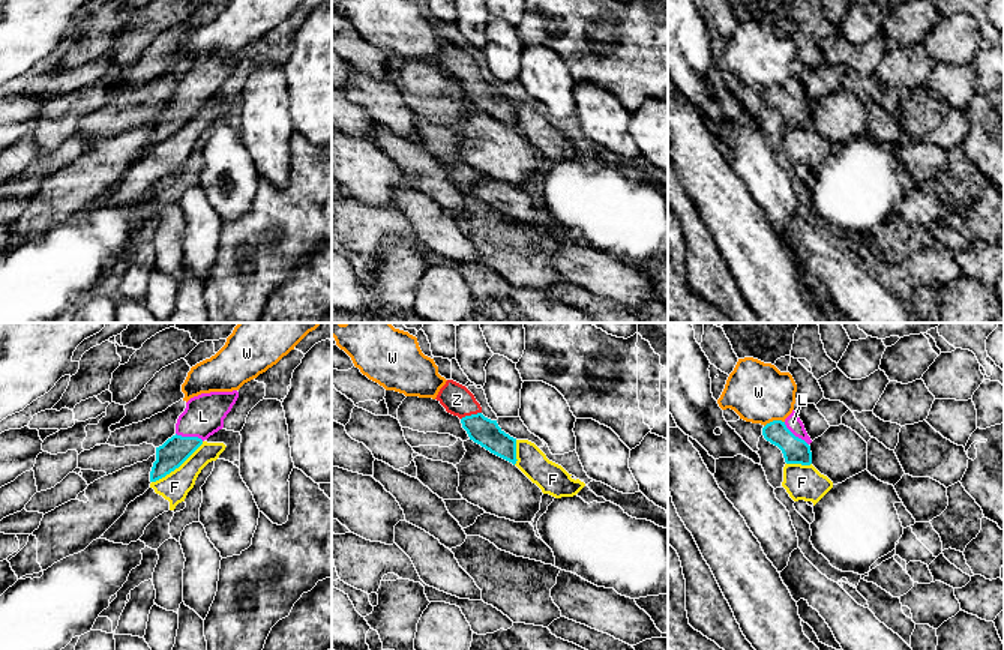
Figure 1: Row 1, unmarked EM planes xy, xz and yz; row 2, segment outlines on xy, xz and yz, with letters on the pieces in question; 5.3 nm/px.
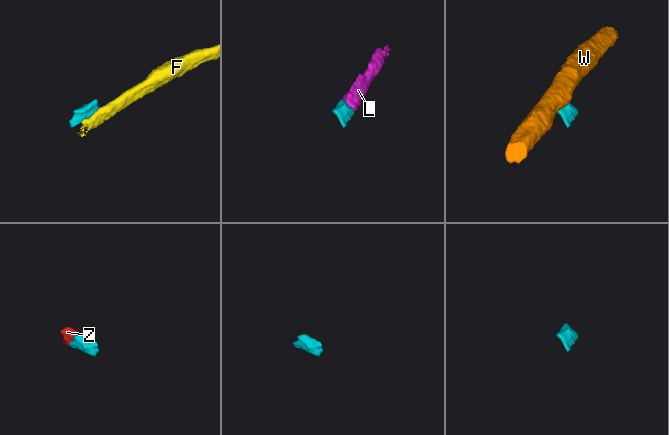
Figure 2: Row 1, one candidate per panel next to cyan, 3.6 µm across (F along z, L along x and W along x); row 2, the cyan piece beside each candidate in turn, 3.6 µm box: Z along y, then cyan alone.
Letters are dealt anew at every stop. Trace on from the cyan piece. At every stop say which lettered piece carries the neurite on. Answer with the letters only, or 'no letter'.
L, Z

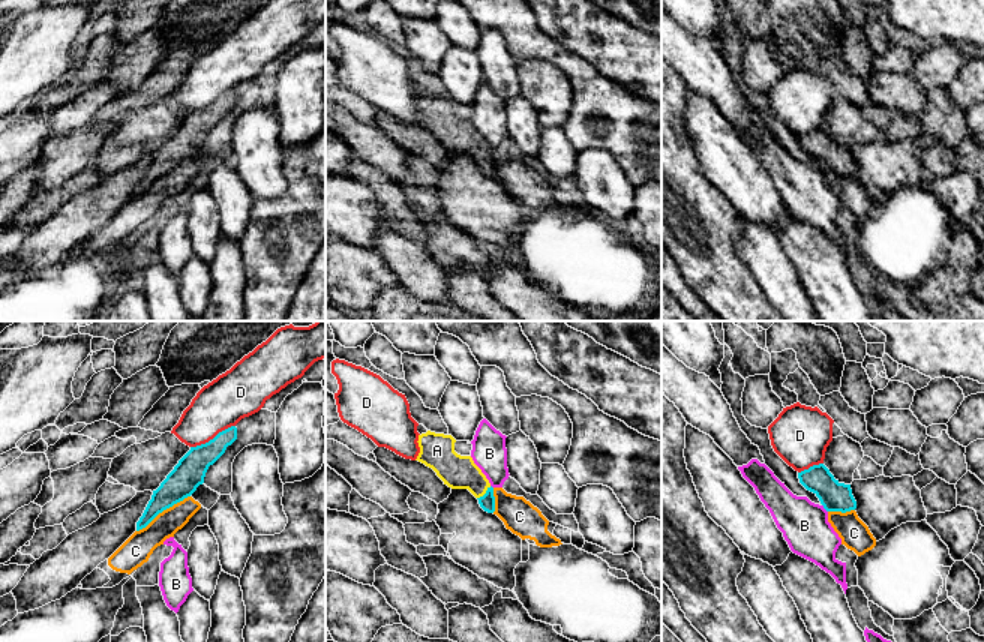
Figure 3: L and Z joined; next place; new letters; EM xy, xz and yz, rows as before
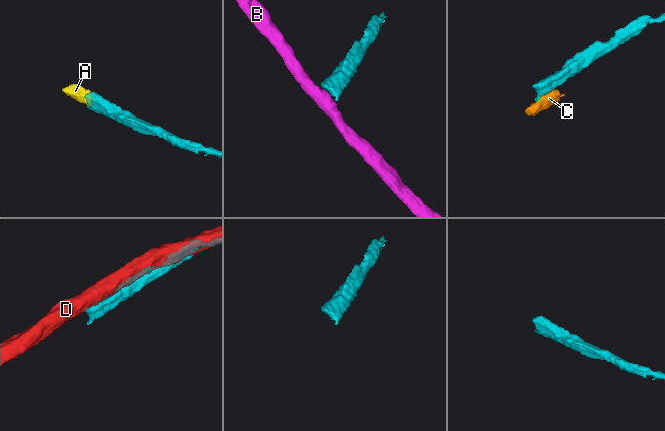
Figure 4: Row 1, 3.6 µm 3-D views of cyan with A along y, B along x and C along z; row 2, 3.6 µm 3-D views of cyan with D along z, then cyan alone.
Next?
A

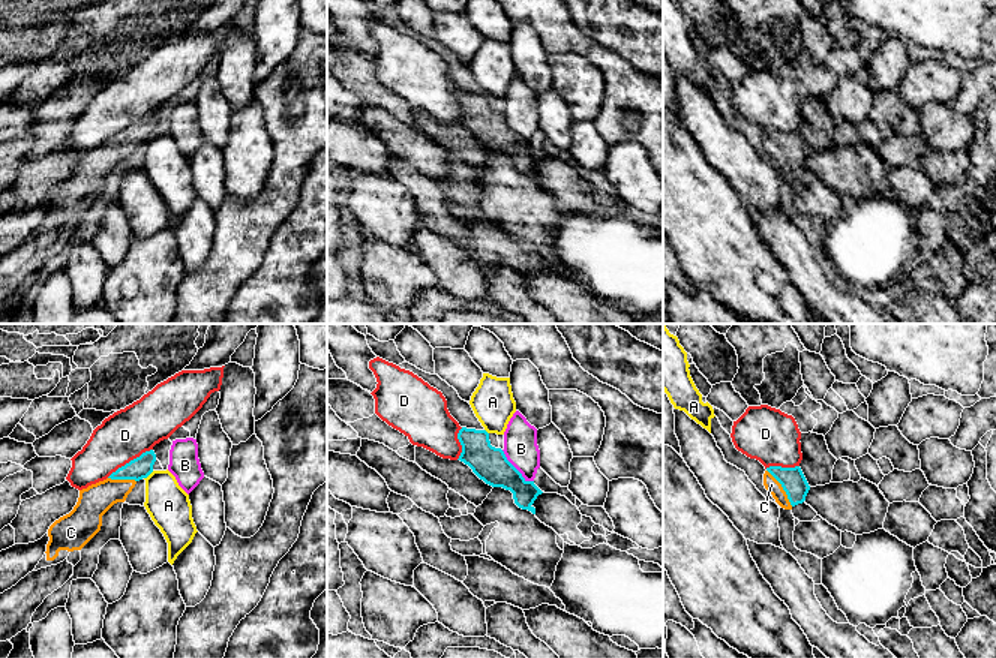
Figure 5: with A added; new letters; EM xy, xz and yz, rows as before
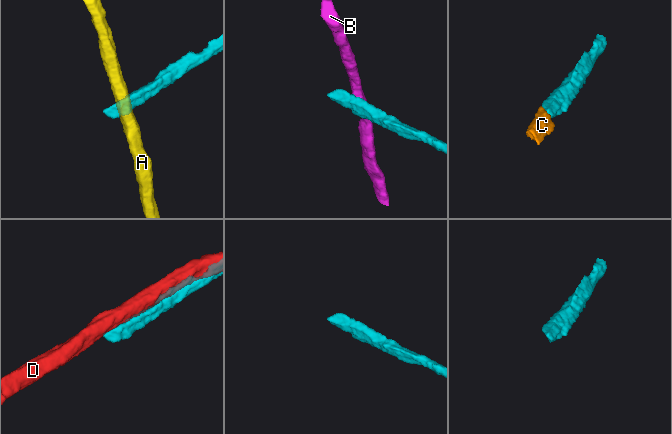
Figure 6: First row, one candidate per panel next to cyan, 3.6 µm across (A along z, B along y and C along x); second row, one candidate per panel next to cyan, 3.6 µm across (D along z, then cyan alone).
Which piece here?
C

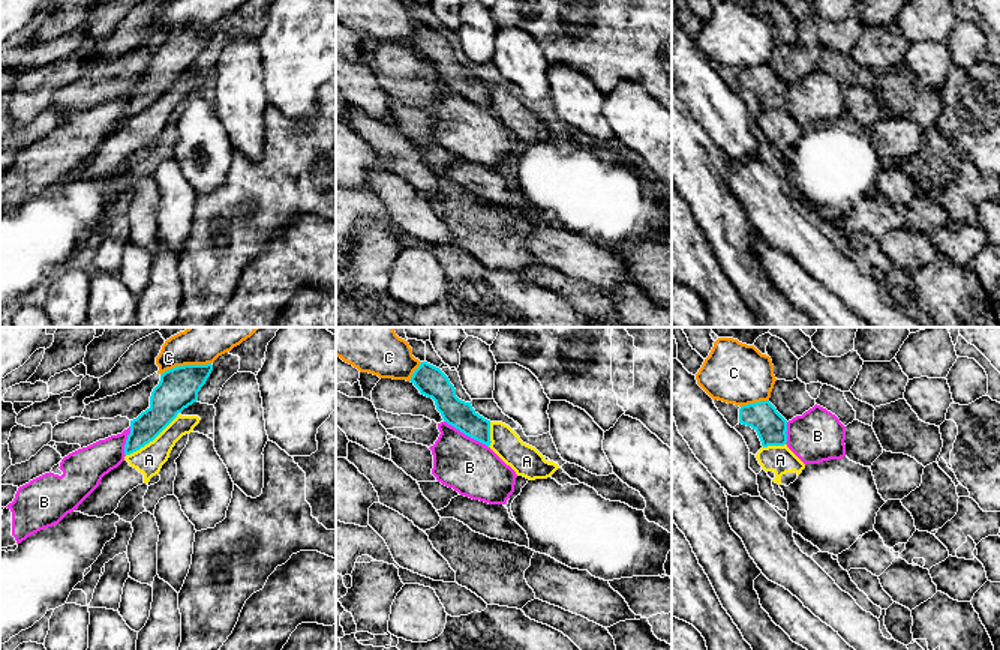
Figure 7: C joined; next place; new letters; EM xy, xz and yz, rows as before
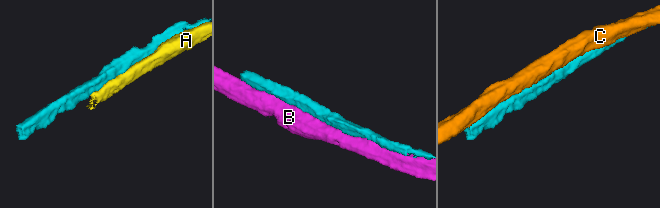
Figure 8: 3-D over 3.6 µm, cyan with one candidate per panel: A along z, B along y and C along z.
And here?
no letter

